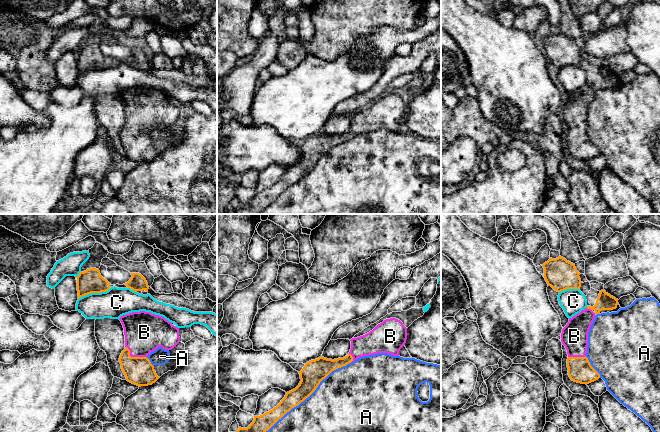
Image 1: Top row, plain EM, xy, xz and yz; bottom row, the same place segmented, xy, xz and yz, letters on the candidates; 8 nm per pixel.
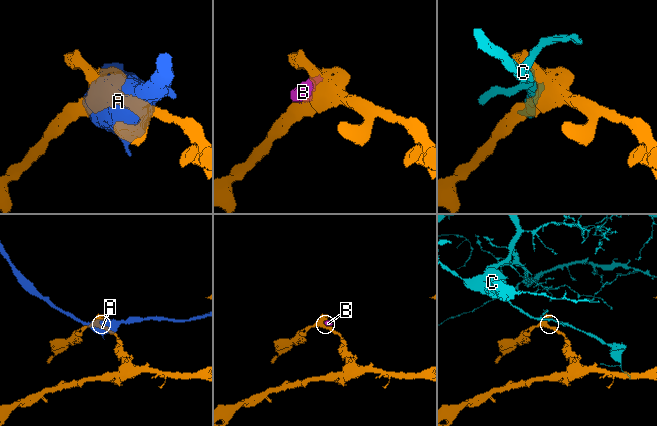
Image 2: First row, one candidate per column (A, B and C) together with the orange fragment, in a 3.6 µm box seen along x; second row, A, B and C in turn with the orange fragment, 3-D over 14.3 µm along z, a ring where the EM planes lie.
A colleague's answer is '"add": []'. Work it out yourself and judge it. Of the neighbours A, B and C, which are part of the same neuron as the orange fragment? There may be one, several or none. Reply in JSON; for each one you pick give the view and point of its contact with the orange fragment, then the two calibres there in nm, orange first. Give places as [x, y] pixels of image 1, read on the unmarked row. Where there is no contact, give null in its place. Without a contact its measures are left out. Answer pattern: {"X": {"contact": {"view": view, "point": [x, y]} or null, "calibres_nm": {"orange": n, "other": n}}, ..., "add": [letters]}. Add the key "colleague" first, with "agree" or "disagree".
{"colleague": "disagree", "B": {"contact": {"view": "xy", "point": [134, 133]}, "calibres_nm": {"orange": 220, "other": 320}}, "add": ["B"]}

